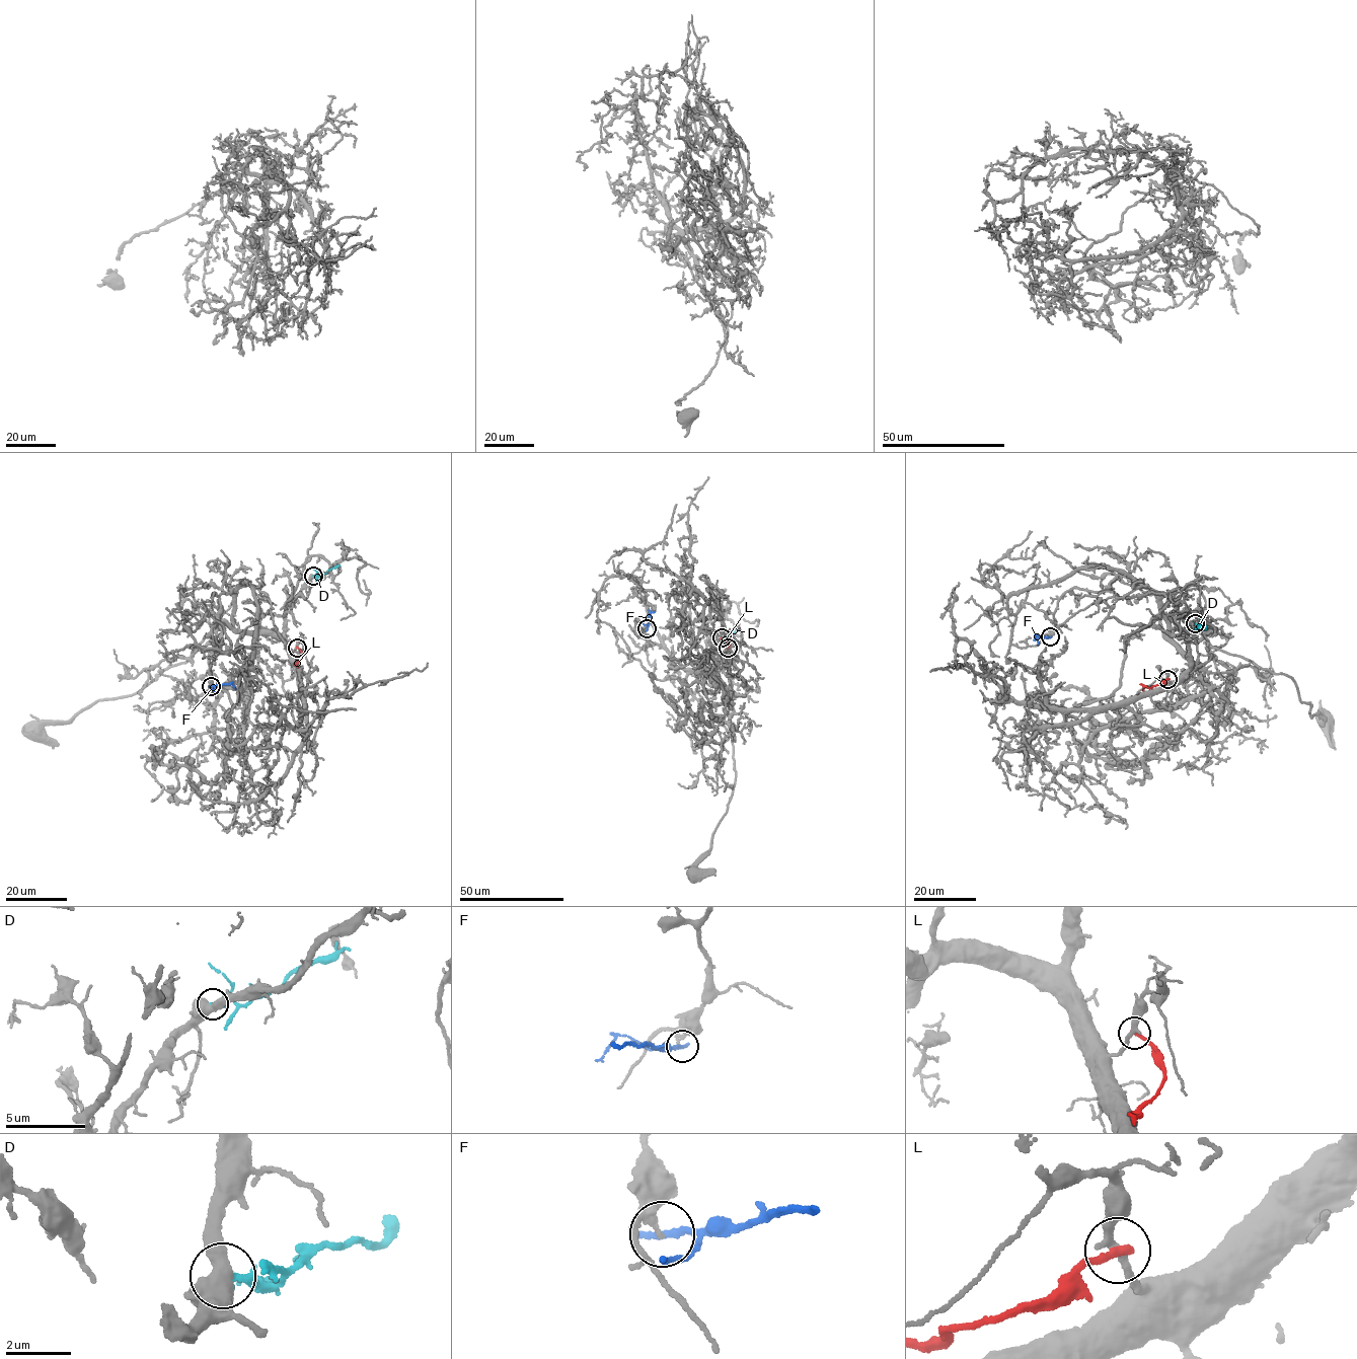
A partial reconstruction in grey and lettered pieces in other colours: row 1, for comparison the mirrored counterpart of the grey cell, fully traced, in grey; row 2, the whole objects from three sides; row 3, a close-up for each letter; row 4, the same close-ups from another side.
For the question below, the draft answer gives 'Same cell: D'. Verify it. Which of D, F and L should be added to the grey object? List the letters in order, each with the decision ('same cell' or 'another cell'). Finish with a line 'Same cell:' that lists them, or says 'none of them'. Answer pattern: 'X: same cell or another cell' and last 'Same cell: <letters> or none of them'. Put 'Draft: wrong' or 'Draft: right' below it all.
D: another cell
F: another cell
L: another cell
Same cell: none of them
Draft: wrong

